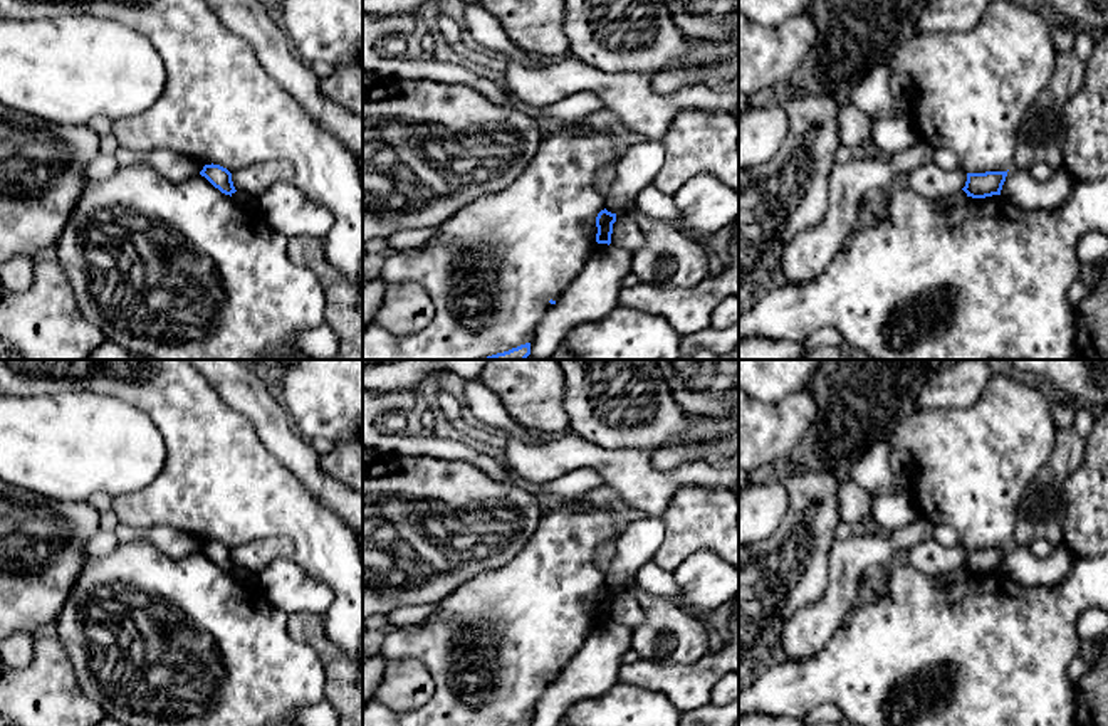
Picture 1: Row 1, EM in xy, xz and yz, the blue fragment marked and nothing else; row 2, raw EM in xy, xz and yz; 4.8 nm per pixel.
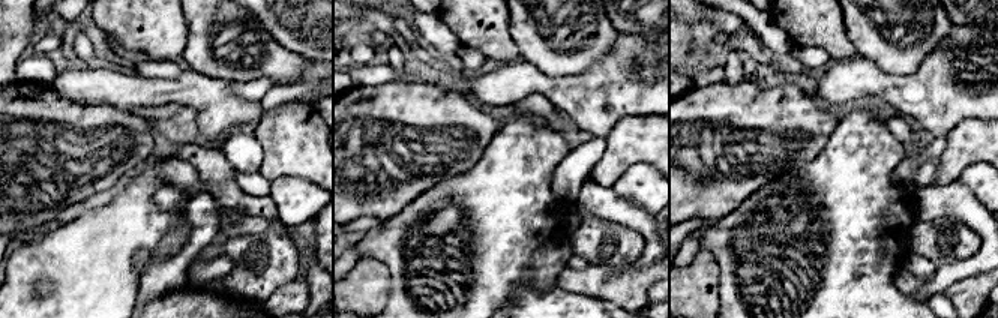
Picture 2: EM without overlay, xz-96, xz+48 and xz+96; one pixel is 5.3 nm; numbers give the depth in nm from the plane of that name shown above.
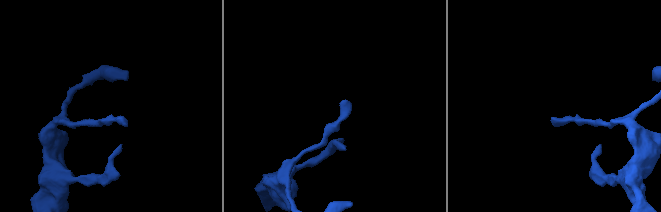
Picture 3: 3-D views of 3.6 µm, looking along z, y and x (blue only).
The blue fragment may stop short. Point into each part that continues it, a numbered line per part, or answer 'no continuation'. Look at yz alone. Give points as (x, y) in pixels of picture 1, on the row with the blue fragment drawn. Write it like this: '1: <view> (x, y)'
no continuation

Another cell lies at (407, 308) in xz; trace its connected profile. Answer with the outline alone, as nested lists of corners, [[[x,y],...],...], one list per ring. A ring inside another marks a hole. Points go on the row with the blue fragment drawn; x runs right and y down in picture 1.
[[[415,282],[386,286],[383,301],[371,318],[391,334],[406,336],[421,331],[433,318],[428,292]]]

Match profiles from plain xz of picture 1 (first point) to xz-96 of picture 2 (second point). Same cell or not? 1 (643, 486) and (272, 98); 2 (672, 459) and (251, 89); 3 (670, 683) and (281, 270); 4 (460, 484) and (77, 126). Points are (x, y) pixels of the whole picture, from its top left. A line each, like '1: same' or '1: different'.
1: different
2: same
3: different
4: same

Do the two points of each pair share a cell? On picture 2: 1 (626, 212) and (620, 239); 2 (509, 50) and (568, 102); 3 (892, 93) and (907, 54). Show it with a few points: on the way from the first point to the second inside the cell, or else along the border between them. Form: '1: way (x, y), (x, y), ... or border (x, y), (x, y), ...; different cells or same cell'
1: border (589, 216), (634, 228), (644, 239), (641, 255); different cells
2: border (520, 57), (503, 63); different cells
3: border (928, 54), (904, 75), (890, 75), (868, 59); different cells

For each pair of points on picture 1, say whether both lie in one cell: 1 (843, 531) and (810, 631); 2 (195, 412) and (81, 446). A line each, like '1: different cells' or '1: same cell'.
1: different cells
2: different cells

